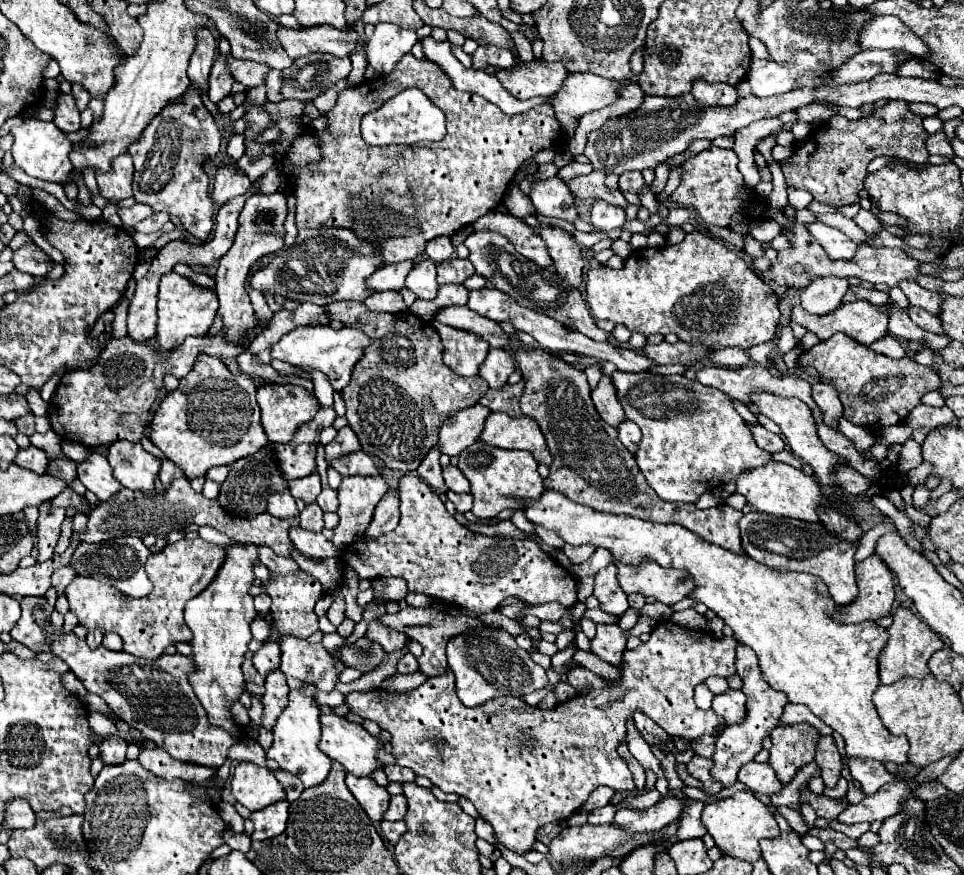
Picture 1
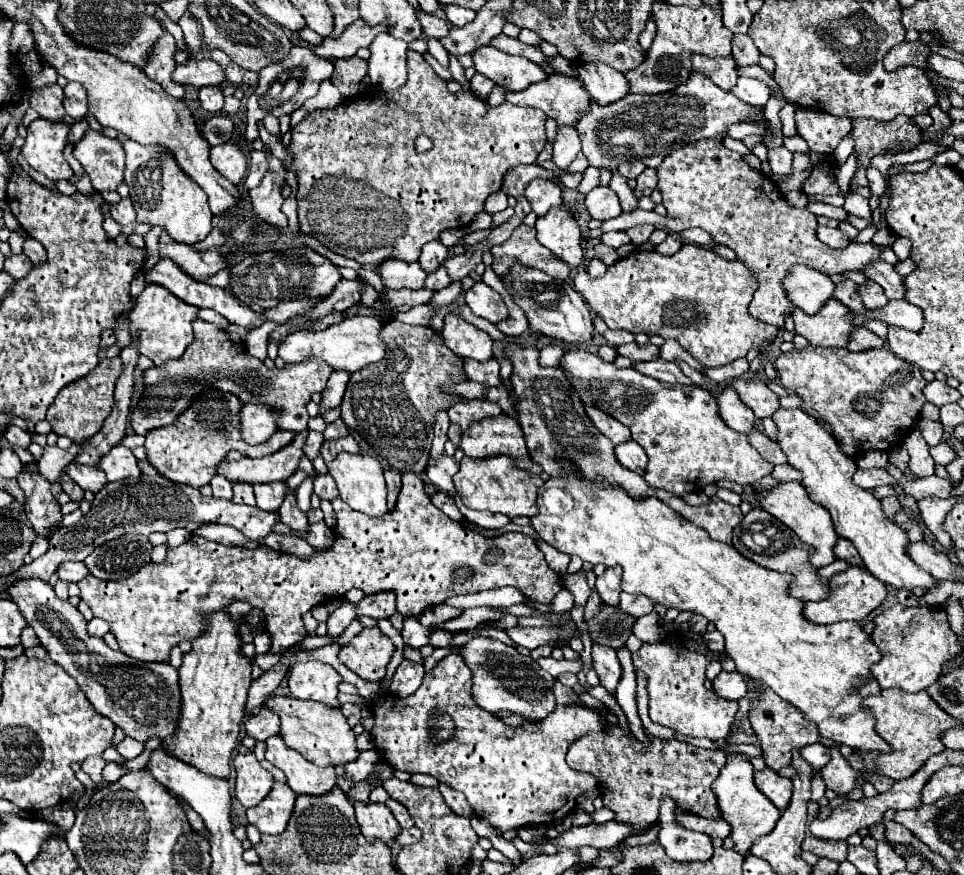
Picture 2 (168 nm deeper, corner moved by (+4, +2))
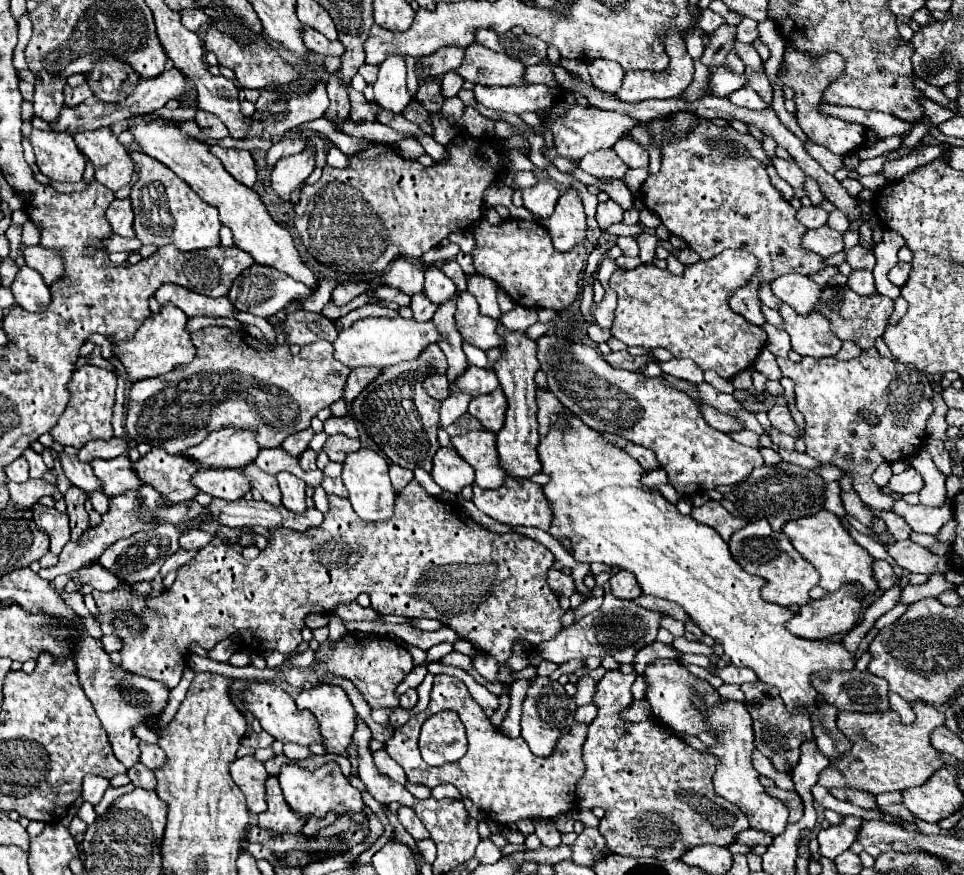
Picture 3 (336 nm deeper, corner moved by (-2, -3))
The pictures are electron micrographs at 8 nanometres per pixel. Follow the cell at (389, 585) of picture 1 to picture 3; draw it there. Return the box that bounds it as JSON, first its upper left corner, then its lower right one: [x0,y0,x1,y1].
[331,601,379,621]

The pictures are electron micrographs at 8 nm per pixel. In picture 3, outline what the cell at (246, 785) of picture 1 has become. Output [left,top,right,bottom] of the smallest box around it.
[229,755,267,815]

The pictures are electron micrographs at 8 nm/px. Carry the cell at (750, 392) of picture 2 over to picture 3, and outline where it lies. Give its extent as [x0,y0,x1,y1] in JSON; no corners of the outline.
[769,403,799,437]

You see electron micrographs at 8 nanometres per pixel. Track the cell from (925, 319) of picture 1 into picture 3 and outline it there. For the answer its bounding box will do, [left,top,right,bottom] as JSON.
[815,285,893,349]

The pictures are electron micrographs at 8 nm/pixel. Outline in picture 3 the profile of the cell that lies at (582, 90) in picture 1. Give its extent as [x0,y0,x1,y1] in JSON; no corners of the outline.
[473,85,553,113]

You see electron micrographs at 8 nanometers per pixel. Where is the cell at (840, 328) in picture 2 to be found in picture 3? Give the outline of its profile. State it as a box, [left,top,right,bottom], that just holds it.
[779,305,841,357]

